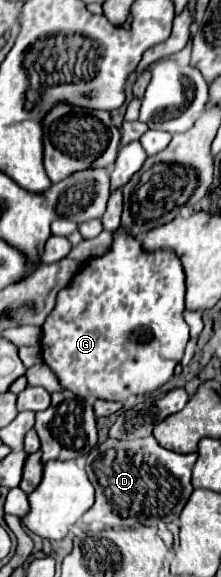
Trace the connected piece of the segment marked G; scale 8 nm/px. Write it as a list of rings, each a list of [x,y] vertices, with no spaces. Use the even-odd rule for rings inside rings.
[[[116,229],[114,241],[112,241],[108,253],[104,253],[102,257],[92,257],[92,259],[84,261],[82,269],[74,277],[74,281],[70,281],[70,285],[66,285],[64,289],[60,289],[60,293],[56,297],[56,307],[50,311],[50,315],[46,317],[46,321],[42,325],[42,337],[40,337],[42,359],[52,369],[52,373],[58,377],[60,385],[68,391],[74,391],[78,397],[96,397],[96,399],[104,399],[104,401],[126,401],[130,395],[152,393],[152,391],[160,389],[172,377],[172,367],[176,363],[180,363],[180,359],[184,357],[184,349],[188,343],[188,325],[182,315],[184,313],[184,291],[186,291],[184,269],[182,269],[178,255],[172,249],[146,251],[140,239],[126,237],[126,233],[122,233],[122,229]]]

